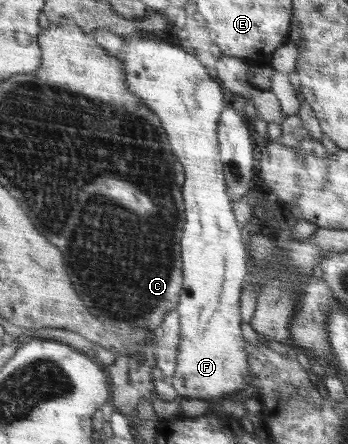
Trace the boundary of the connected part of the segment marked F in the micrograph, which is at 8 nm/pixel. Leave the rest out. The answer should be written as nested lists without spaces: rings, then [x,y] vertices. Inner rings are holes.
[[[140,32],[135,34],[129,34],[126,37],[127,44],[123,50],[121,50],[119,59],[125,63],[126,69],[126,84],[129,84],[130,92],[133,92],[135,96],[138,96],[142,103],[150,108],[157,116],[160,117],[163,127],[166,132],[170,135],[170,145],[174,149],[176,159],[182,164],[184,168],[185,175],[185,186],[183,186],[183,196],[186,199],[186,229],[183,232],[183,252],[182,252],[182,272],[183,272],[183,288],[181,293],[181,300],[176,306],[177,312],[179,313],[180,319],[180,333],[178,342],[178,352],[176,354],[176,370],[174,375],[169,378],[172,382],[173,388],[175,388],[179,399],[191,398],[191,399],[201,399],[201,400],[220,400],[224,394],[230,392],[238,392],[238,390],[247,388],[251,382],[252,378],[250,375],[250,364],[249,358],[246,354],[246,341],[241,335],[241,322],[240,317],[240,297],[243,291],[243,278],[247,274],[247,254],[245,254],[245,248],[243,248],[243,236],[239,232],[239,226],[235,224],[235,216],[231,212],[231,204],[229,204],[229,196],[227,196],[227,186],[225,186],[226,178],[223,178],[223,164],[221,164],[221,155],[218,144],[218,128],[221,120],[221,114],[225,108],[223,108],[223,90],[219,84],[215,84],[215,80],[207,74],[207,68],[197,60],[197,56],[193,54],[187,54],[182,47],[173,45],[167,42],[157,42],[157,39],[142,38]]]

